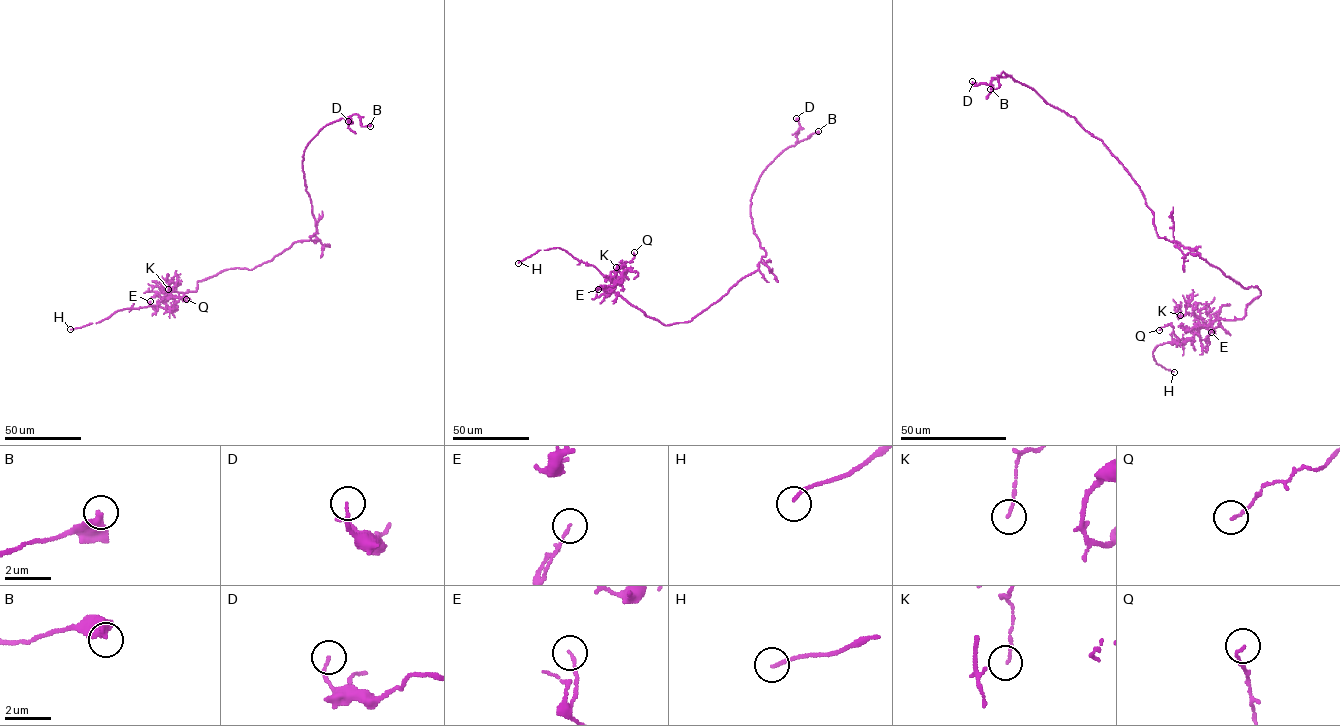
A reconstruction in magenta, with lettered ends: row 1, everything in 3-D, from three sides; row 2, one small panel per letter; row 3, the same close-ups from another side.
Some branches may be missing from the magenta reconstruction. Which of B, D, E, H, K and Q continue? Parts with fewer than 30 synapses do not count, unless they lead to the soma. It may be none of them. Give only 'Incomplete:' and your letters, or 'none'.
Incomplete: H

